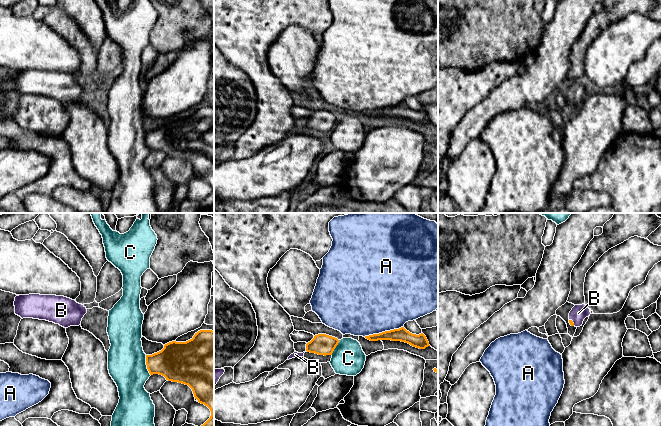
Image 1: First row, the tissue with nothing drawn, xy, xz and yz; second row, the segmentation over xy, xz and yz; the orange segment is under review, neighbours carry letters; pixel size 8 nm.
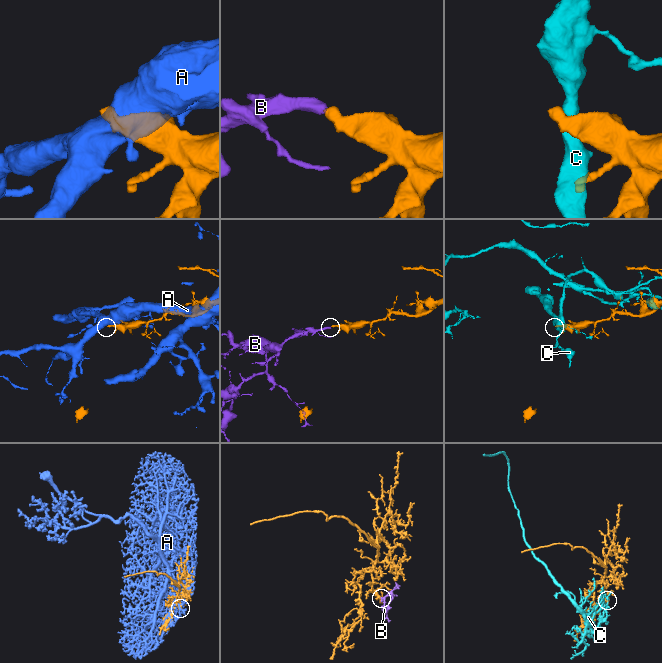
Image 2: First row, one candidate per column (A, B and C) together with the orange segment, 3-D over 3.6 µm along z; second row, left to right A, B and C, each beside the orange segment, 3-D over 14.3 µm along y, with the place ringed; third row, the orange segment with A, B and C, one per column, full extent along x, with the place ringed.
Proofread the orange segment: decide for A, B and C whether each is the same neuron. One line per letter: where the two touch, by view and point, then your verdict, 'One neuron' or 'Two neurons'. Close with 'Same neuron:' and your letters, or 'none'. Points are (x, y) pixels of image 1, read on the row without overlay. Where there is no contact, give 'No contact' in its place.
A: Touches orange at xz (383, 108). Two neurons
B: Touches orange at yz (572, 98). One neuron
C: Touches orange at xy (146, 140). Two neurons
Same neuron: B

